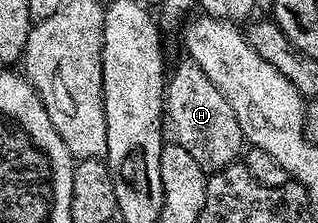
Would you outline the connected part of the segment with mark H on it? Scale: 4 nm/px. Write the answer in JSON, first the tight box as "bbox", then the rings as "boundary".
{"bbox":[166,61,246,172],"boundary":[[[191,61],[183,62],[177,65],[173,75],[171,72],[166,83],[167,122],[172,122],[172,131],[176,134],[173,135],[175,142],[180,143],[182,149],[186,149],[186,153],[190,153],[190,157],[194,157],[194,161],[198,161],[198,165],[204,172],[223,171],[224,168],[241,158],[242,148],[246,143],[242,129],[238,125],[238,117],[234,117],[234,109],[230,109],[230,101],[226,101],[226,97],[222,97],[222,93],[218,93],[218,89],[214,89],[214,81],[210,81],[210,77],[206,77],[206,73],[202,73],[200,66]]]}

